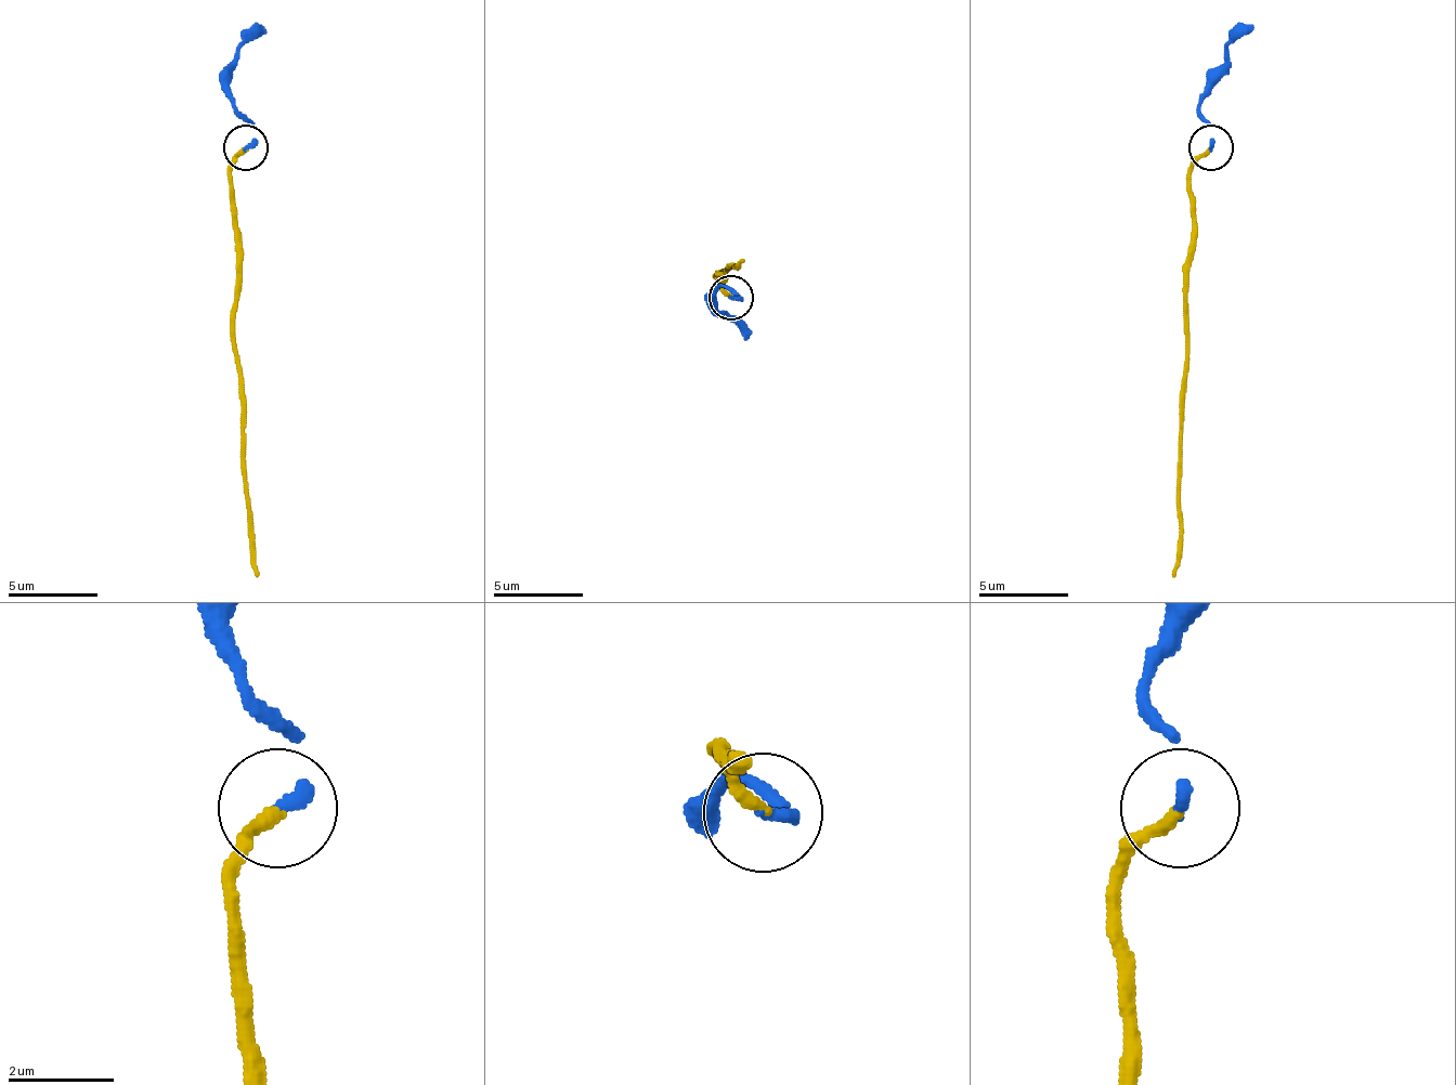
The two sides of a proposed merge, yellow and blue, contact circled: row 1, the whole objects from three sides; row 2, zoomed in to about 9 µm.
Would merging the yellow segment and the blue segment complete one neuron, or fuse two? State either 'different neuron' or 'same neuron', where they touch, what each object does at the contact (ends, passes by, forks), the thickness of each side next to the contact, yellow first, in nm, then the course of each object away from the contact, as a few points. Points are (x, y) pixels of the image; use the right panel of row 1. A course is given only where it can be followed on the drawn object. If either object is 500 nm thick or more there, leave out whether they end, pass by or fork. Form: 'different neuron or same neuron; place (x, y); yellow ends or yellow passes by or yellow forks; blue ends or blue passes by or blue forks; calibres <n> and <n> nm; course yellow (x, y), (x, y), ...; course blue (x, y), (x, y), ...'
same neuron; place (1210, 147); yellow ends; blue ends; calibres 240 and 280 nm; course yellow (1209, 146), (1192, 169), (1179, 562), (1173, 575); course blue (1209, 146), (1209, 123), (1200, 106), (1209, 75), (1223, 52), (1255, 26)

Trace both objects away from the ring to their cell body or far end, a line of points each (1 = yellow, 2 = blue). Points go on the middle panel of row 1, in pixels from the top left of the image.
1: (730, 296), (716, 278), (743, 260)
2: (730, 296), (739, 296), (720, 287), (716, 296), (720, 310), (748, 341)

